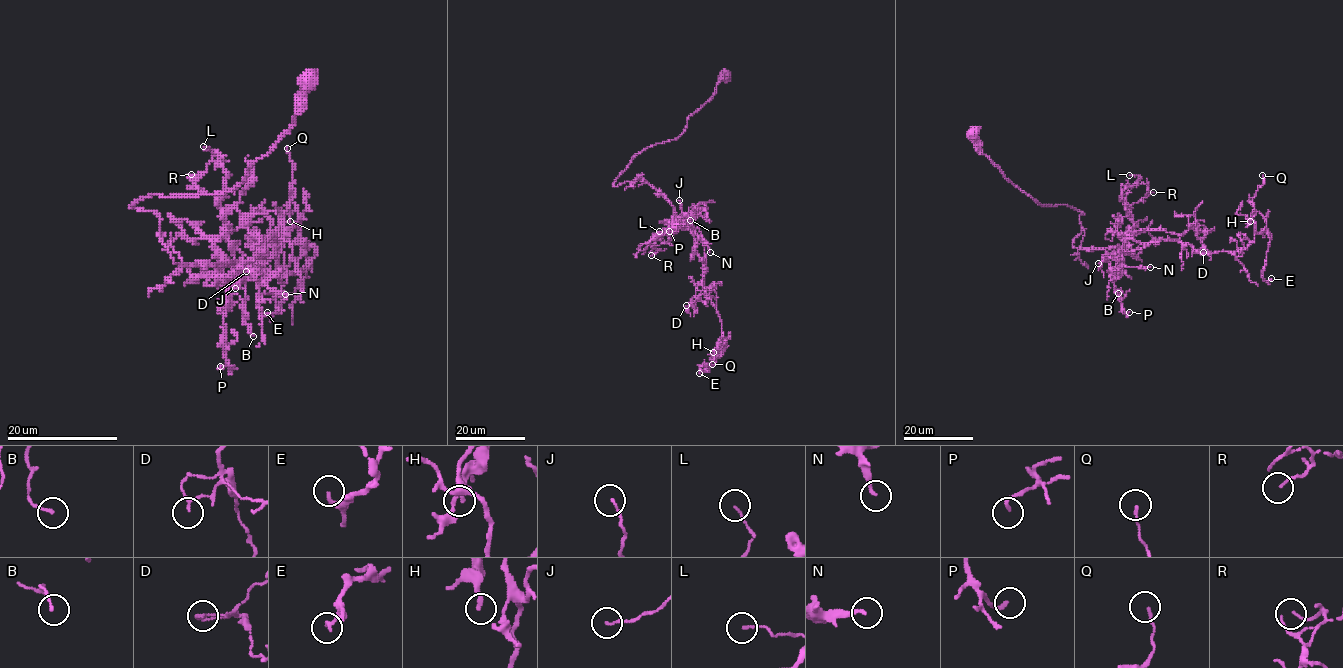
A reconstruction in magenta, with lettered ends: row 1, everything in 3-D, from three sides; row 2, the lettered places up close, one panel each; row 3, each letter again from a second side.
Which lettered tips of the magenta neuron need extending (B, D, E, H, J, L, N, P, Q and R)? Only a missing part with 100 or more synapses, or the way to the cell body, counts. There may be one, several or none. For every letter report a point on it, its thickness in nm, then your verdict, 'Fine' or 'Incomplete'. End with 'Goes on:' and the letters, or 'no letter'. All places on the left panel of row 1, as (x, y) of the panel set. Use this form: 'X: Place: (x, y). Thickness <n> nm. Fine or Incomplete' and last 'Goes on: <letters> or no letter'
B: Place: (253, 336). Thickness 130 nm. Fine
D: Place: (246, 271). Thickness 100 nm. Fine
E: Place: (267, 312). Thickness 180 nm. Fine
H: Place: (290, 221). Thickness 240 nm. Fine
J: Place: (235, 288). Thickness 130 nm. Fine
L: Place: (203, 146). Thickness 110 nm. Fine
N: Place: (285, 294). Thickness 180 nm. Fine
P: Place: (220, 366). Thickness 160 nm. Fine
Q: Place: (287, 148). Thickness 130 nm. Fine
R: Place: (191, 174). Thickness 100 nm. Fine
Goes on: no letter

